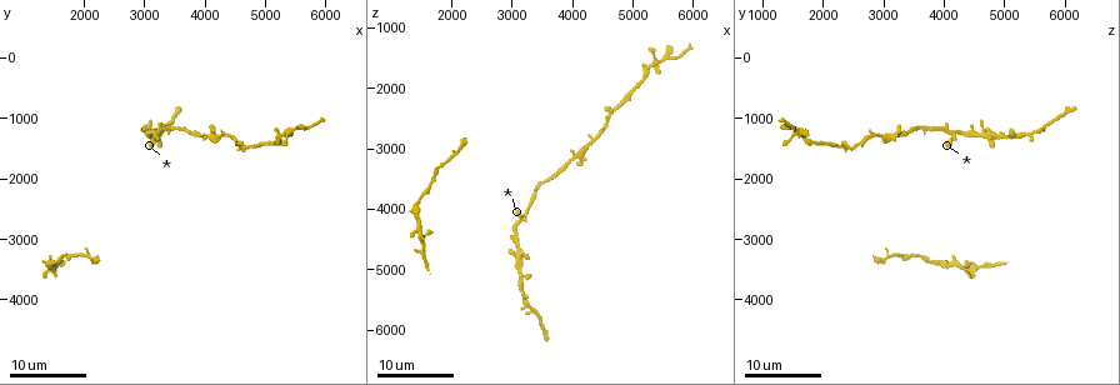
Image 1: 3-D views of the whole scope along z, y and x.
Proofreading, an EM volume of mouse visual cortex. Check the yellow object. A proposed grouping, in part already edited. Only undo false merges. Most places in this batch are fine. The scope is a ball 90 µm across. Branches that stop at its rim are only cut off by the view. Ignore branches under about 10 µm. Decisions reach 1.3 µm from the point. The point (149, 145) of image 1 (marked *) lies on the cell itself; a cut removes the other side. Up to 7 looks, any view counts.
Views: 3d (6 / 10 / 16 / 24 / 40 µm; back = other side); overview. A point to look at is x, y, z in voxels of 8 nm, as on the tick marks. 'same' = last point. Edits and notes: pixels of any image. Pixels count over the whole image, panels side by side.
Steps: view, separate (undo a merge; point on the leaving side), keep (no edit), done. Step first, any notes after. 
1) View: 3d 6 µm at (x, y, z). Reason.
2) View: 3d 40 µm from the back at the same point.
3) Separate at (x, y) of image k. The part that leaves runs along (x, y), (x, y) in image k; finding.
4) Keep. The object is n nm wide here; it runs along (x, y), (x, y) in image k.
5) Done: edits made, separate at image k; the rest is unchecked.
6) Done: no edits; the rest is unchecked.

View: 3d 24 µm at (2050, 3200, 3050). Thick turns thin.

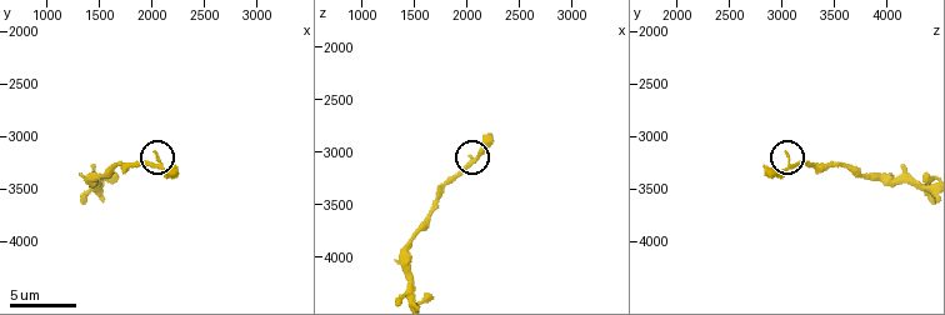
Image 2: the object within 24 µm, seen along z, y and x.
View: 3d 10 µm at (2040, 3200, 3060).

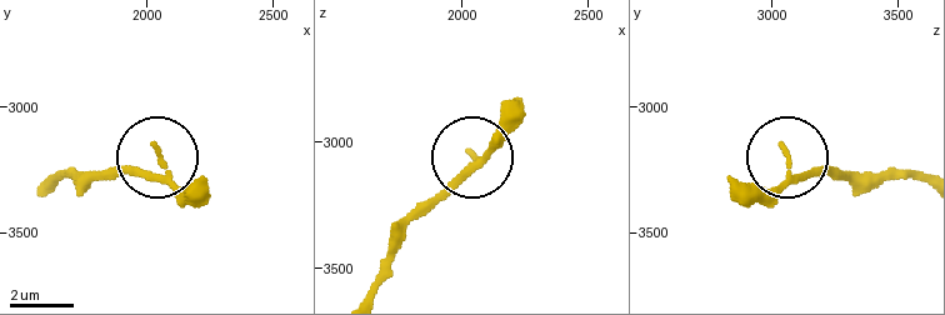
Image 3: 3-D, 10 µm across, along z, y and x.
Keep. The object is 160 nm wide here; continuous, no second cell.

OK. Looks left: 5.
View: 3d 24 µm at (3200, 1200, 4200). Two arms in line, one across.

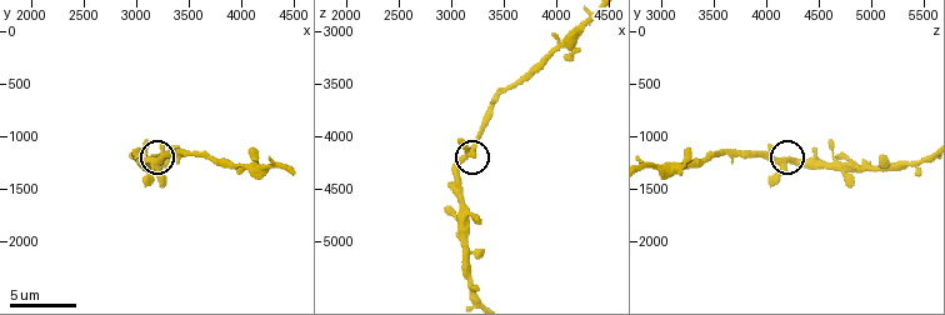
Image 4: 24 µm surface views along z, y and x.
View: 3d 10 µm at (3160, 1240, 4180).

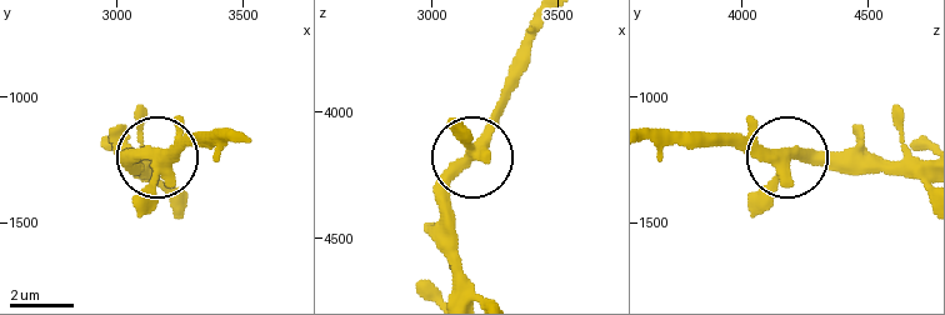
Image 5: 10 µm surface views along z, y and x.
Keep. The object is 330 nm wide here; it runs along (136, 209), (155, 158), (114, 155) in image 5; continuous, no second cell.

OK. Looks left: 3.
View: 3d 16 µm at (5350, 1200, 1600). Four arms meet.

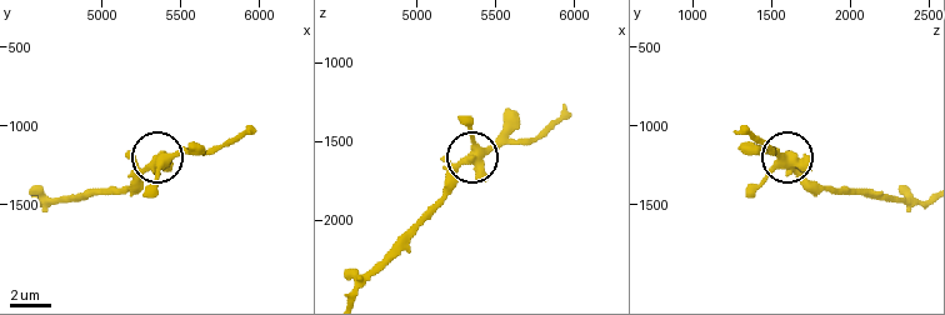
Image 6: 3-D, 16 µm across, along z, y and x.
View: 3d 10 µm at (5420, 1220, 1600).

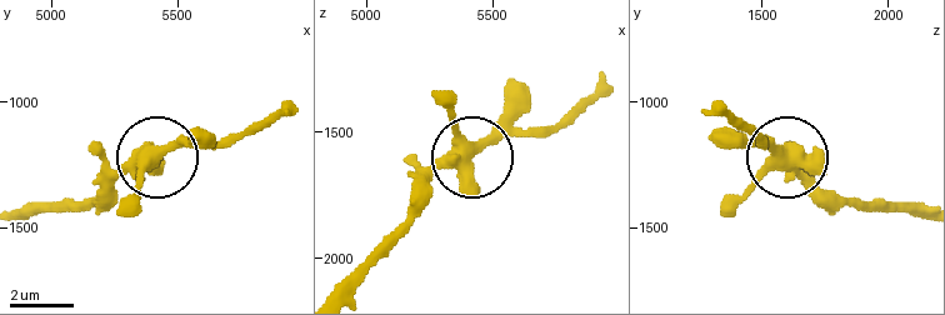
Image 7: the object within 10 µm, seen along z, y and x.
Keep. It runs along (920, 216), (848, 203), (800, 168), (730, 139) in image 7; all the same cell.

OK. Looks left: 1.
Done: no edits; the rest is unchecked.

